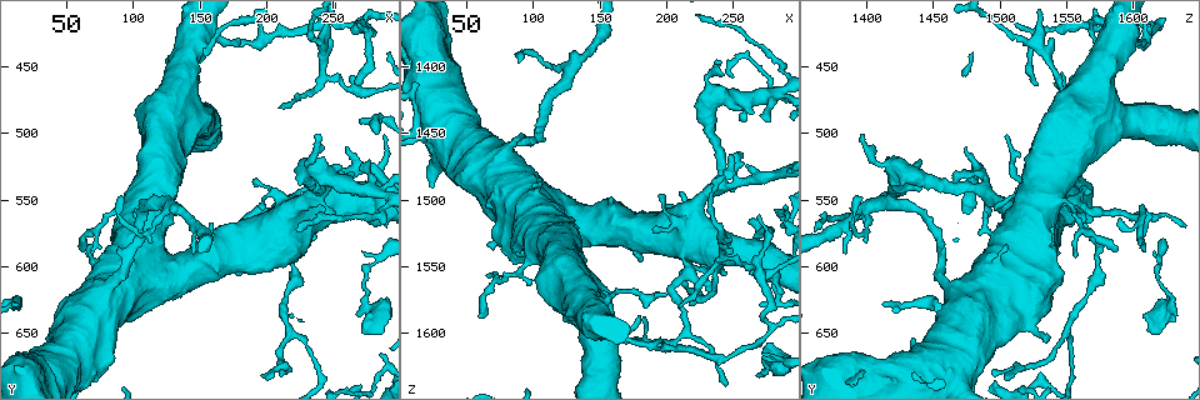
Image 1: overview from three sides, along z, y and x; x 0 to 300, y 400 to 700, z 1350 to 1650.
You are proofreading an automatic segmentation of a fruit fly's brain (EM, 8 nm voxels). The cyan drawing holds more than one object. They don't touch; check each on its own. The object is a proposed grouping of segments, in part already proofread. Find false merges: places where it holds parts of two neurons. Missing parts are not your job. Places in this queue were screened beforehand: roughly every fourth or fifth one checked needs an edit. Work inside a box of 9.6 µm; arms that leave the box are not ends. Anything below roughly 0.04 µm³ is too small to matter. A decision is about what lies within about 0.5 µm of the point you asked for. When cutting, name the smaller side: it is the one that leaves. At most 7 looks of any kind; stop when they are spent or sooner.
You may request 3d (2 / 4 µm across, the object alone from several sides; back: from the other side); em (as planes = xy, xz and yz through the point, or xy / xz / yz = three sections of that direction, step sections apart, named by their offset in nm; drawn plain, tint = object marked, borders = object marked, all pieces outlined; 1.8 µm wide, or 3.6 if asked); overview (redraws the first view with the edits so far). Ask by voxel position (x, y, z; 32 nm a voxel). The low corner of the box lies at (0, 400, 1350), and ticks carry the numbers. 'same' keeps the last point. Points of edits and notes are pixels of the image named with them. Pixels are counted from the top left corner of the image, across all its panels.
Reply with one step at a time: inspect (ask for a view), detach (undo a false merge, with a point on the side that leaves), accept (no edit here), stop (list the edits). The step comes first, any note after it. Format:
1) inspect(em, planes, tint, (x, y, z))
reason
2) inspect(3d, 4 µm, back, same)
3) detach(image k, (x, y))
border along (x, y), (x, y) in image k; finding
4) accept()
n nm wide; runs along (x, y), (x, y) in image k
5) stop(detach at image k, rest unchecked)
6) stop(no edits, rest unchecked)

inspect(em, planes, tint, (216, 624, 1566))

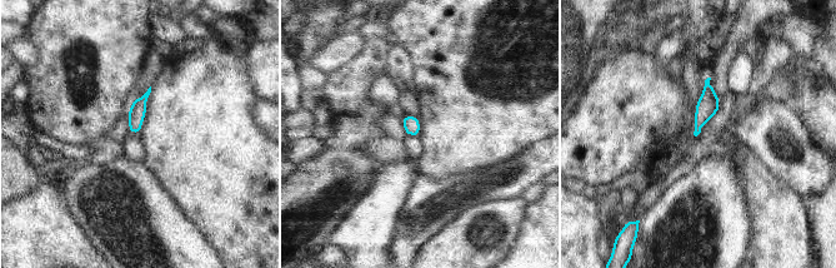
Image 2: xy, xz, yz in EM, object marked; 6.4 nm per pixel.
accept()
110 nm wide; all the same neuron

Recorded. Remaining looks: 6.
inspect(em, 3.6 µm, planes, tint, (222, 562, 1528))
closes a loop

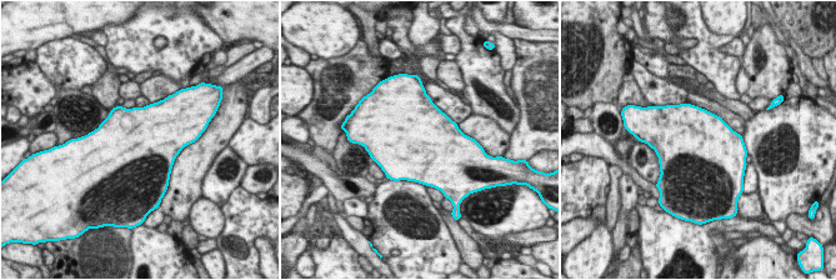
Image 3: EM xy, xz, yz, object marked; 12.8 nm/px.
accept()
1050 nm wide; all the same neuron

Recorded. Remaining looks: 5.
inspect(em, planes, plain, (278, 632, 1626))
calibre changes

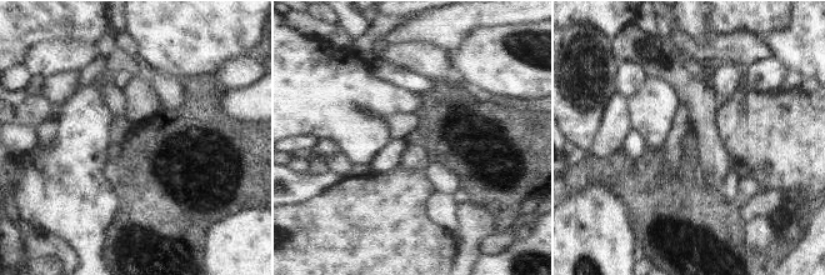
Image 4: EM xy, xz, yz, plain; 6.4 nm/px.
inspect(em, planes, tint, same)
where the object lies

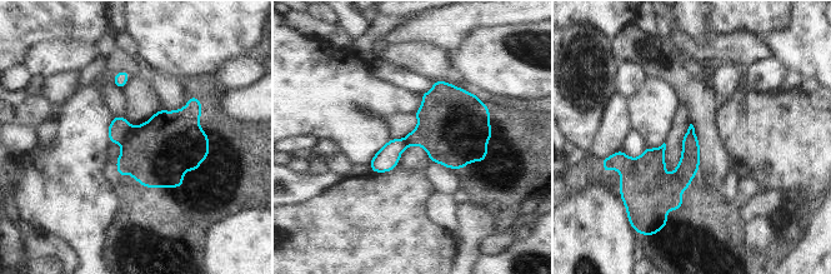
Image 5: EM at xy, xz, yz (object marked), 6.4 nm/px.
detach(image 5, (156, 154))
130 nm wide; border along (130, 125), (120, 144) in image 5; a second neuron is stuck on

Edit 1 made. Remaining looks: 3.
stop(detach at image 5, rest unchecked)

